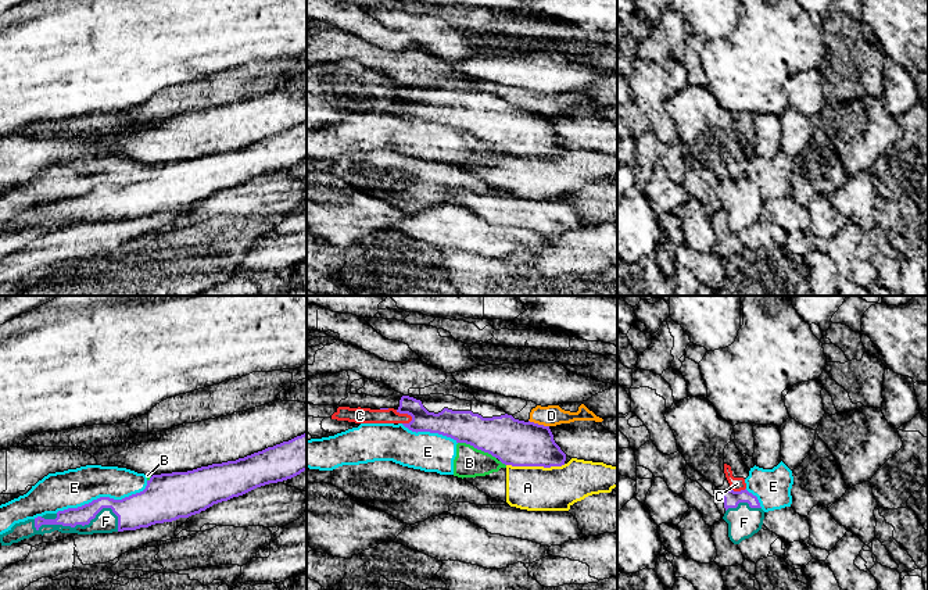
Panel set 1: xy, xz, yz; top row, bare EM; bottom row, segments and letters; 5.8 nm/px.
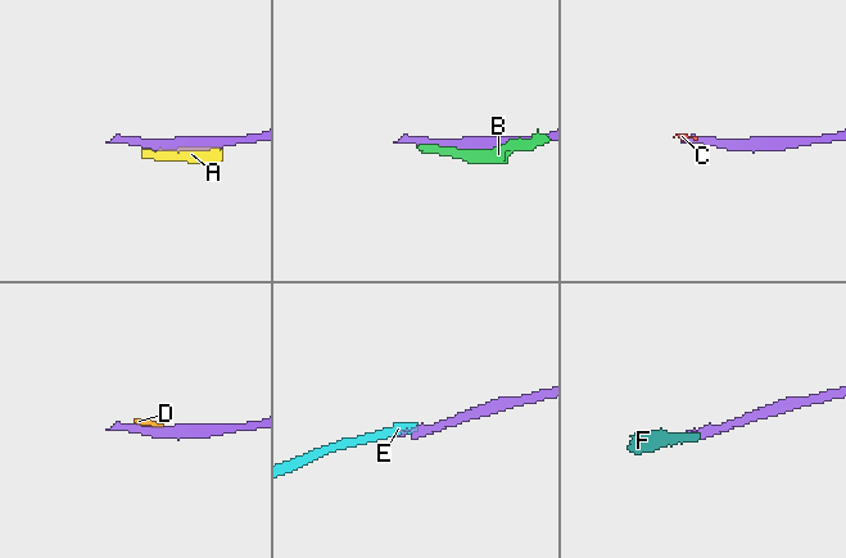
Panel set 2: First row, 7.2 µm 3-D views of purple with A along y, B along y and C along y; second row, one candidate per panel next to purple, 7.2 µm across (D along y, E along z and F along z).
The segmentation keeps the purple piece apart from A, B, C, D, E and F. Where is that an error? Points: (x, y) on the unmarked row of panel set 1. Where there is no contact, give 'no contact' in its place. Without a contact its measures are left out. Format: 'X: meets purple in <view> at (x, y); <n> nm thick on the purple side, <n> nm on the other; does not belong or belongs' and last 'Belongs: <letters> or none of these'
A: meets purple in xz at (536, 154); 260 nm thick on the purple side, 260 nm on the other; does not belong
B: meets purple in xz at (477, 138); 260 nm thick on the purple side, 180 nm on the other; does not belong
C: meets purple in xz at (405, 102); 150 nm thick on the purple side, 100 nm on the other; does not belong
D: meets purple in xz at (537, 113); 260 nm thick on the purple side, 120 nm on the other; does not belong
E: meets purple in xy at (103, 186); 200 nm thick on the purple side, 220 nm on the other; does not belong
F: meets purple in xy at (75, 214); 110 nm thick on the purple side, 140 nm on the other; belongs
Belongs: F

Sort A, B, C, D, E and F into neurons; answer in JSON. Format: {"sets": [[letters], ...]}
{"sets": [["A"], ["B", "E"], ["C"], ["D"], ["F"]]}

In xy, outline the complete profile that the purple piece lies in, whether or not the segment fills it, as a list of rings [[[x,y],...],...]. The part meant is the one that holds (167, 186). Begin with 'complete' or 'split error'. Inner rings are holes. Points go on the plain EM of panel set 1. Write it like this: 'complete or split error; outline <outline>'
split error; outline [[[307,122],[236,150],[212,153],[187,161],[153,164],[143,180],[122,189],[100,186],[78,197],[15,212],[8,221],[0,224],[0,232],[1,235],[11,235],[35,224],[43,225],[54,219],[93,224],[136,219],[155,212],[172,211],[200,203],[214,193],[243,185],[257,176],[291,168],[304,160],[307,160]]]

